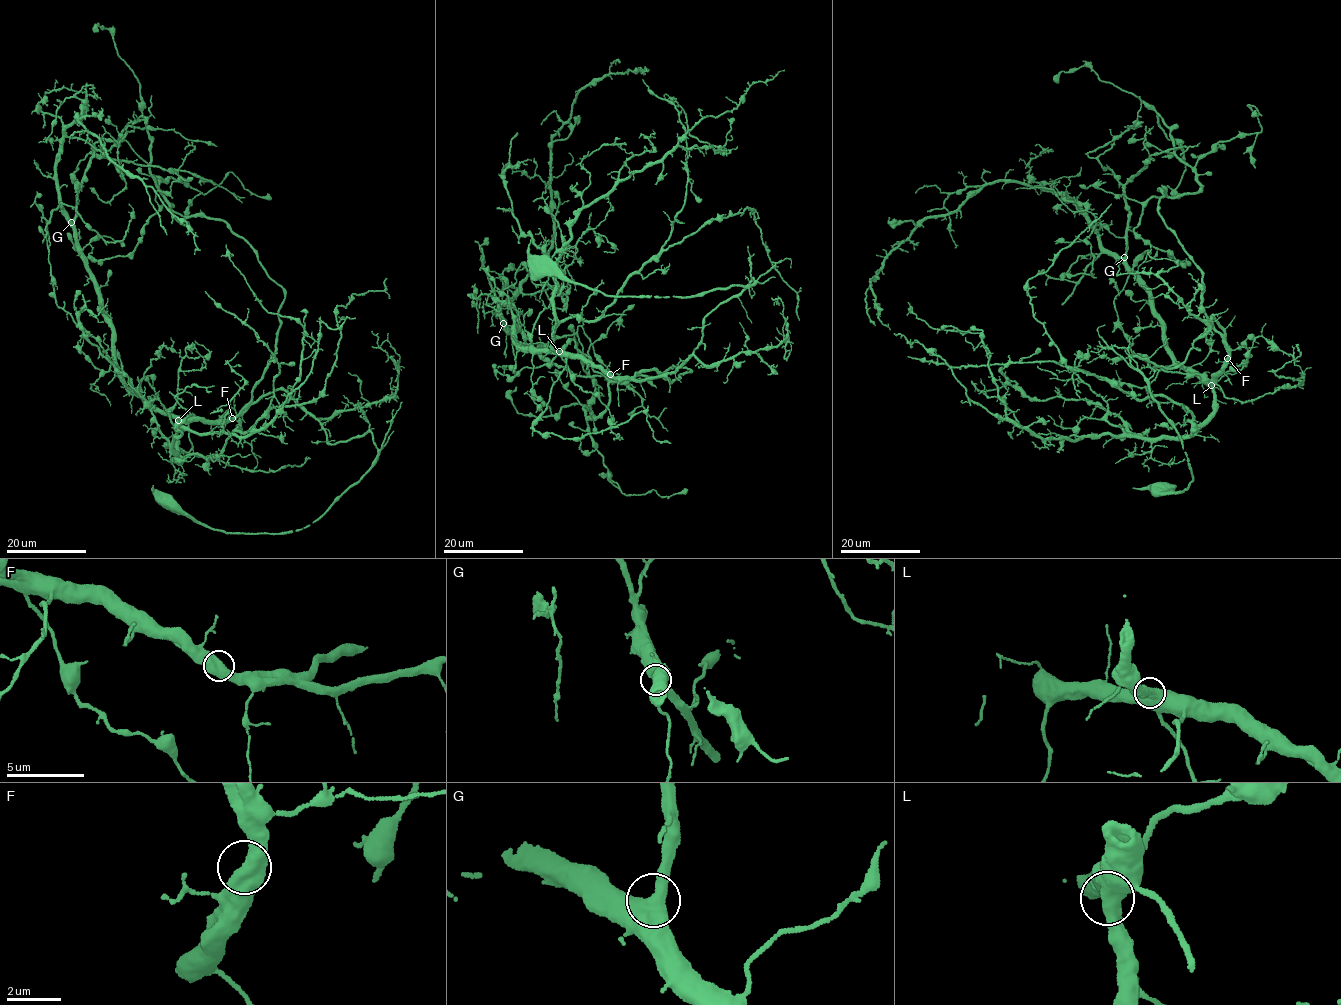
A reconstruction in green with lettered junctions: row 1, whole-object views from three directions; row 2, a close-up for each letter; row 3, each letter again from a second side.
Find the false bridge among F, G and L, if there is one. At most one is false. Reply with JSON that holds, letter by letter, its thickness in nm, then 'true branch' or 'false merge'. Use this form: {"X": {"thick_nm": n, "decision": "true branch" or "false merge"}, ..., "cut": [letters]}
{"F": {"thick_nm": 650, "decision": "true branch"}, "G": {"thick_nm": 550, "decision": "true branch"}, "L": {"thick_nm": 700, "decision": "true branch"}, "cut": []}

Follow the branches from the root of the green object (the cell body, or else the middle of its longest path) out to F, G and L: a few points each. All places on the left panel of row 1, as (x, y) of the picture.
F: (164, 499), (212, 529), (290, 532), (324, 515), (377, 453), (370, 431), (329, 443), (281, 389), (232, 418)
G: (164, 499), (212, 529), (299, 530), (376, 446), (329, 443), (281, 389), (215, 422), (138, 397), (71, 222)
L: (164, 499), (212, 529), (290, 532), (377, 453), (370, 431), (329, 443), (281, 389), (219, 422), (178, 420)

